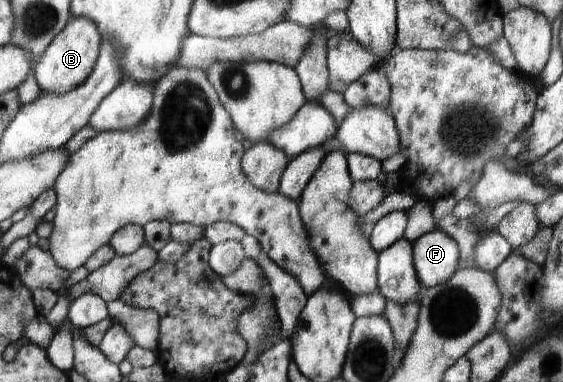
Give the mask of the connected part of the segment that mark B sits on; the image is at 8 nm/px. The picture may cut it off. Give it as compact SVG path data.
M84 17L72 19L71 24L54 38L53 44L33 66L33 73L43 94L64 95L82 85L93 73L101 52L102 41L101 32L94 20Z

